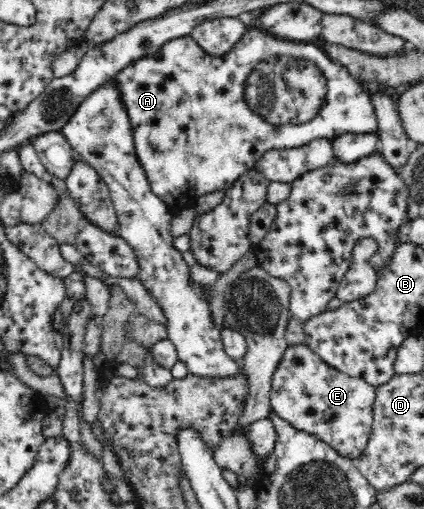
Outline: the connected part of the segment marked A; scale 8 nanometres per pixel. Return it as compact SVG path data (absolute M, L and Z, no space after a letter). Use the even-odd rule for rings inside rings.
M256 25L248 28L244 36L232 47L232 50L228 50L222 56L208 54L191 35L183 36L165 42L154 54L146 55L131 62L114 78L120 83L119 92L121 92L123 106L125 106L133 129L135 153L145 170L150 183L150 190L158 198L161 198L172 212L181 210L186 198L190 196L202 196L202 194L208 194L208 192L214 192L214 190L230 188L232 182L242 176L246 170L254 169L256 161L260 160L260 157L267 150L298 148L298 146L304 146L304 144L319 138L332 140L340 137L342 133L357 135L376 133L378 135L378 121L372 103L370 103L370 94L362 89L358 80L353 79L345 66L332 61L324 53L324 49L307 42L278 38L256 28Z

